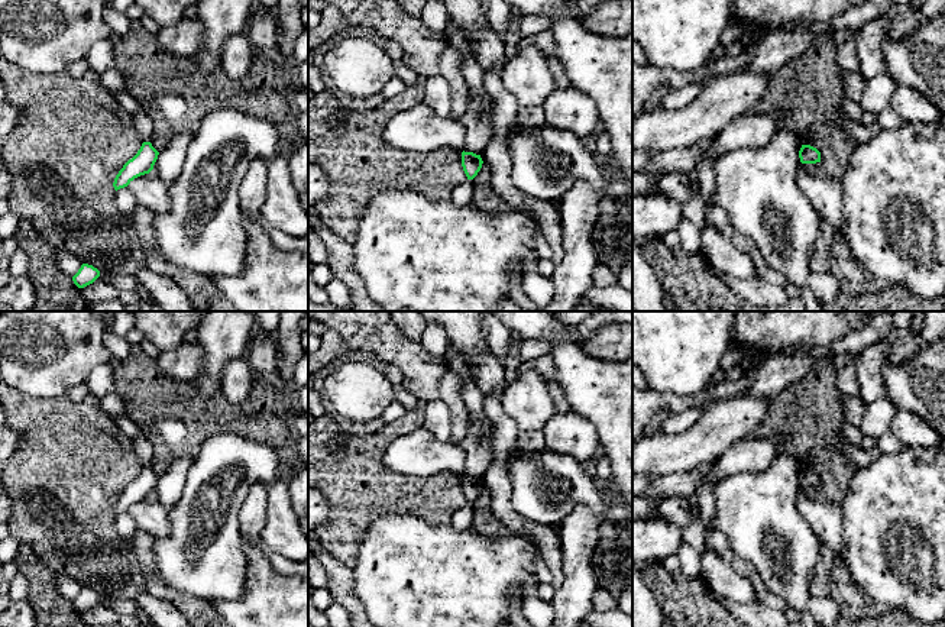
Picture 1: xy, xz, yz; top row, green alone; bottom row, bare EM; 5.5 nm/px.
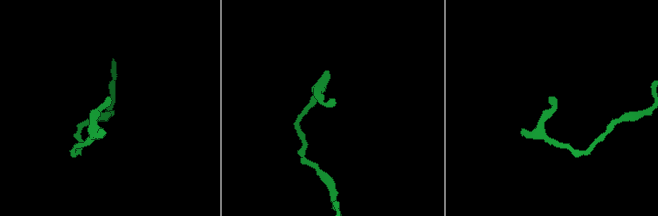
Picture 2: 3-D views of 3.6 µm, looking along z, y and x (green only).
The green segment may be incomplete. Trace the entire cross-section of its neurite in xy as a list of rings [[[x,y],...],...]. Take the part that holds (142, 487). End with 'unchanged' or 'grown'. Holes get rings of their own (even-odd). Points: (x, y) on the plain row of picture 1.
[[[143,466],[137,478],[129,484],[114,502],[114,514],[127,511],[135,502],[149,498],[158,484],[159,476],[151,466]]] | unchanged

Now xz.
[[[462,476],[462,491],[467,504],[473,504],[482,492],[482,482],[473,476]]] | unchanged

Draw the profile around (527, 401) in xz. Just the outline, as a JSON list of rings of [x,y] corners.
[[[527,371],[508,384],[501,404],[520,432],[543,430],[556,414],[547,379],[535,371]]]

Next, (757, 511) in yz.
[[[779,455],[764,471],[740,472],[722,479],[716,489],[716,513],[713,523],[728,539],[732,552],[750,562],[761,576],[768,592],[783,598],[797,613],[808,613],[810,602],[810,579],[818,565],[821,542],[809,527],[797,505],[802,468],[790,455]]]

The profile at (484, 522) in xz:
[[[482,488],[480,495],[472,504],[472,529],[482,536],[499,537],[508,534],[517,534],[507,529],[492,513],[491,501],[486,488]]]

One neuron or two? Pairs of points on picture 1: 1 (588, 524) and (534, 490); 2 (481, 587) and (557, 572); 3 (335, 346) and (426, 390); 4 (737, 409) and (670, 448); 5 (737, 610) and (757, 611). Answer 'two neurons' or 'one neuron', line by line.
1: two neurons
2: two neurons
3: two neurons
4: one neuron
5: one neuron

